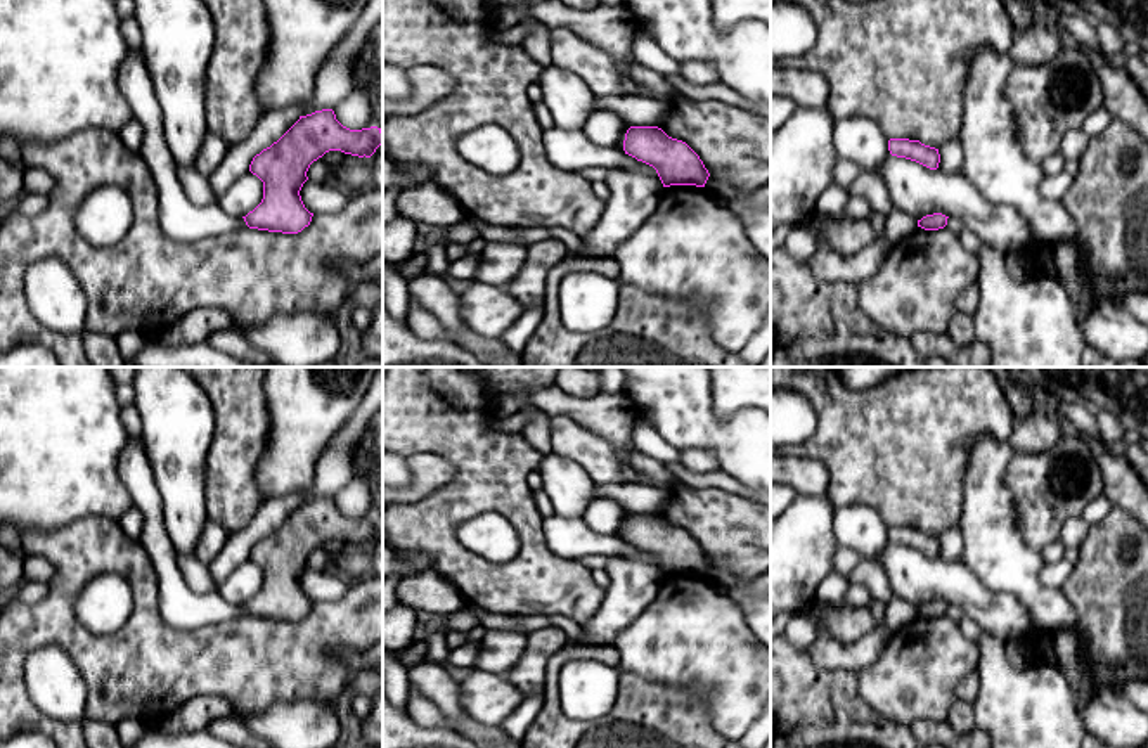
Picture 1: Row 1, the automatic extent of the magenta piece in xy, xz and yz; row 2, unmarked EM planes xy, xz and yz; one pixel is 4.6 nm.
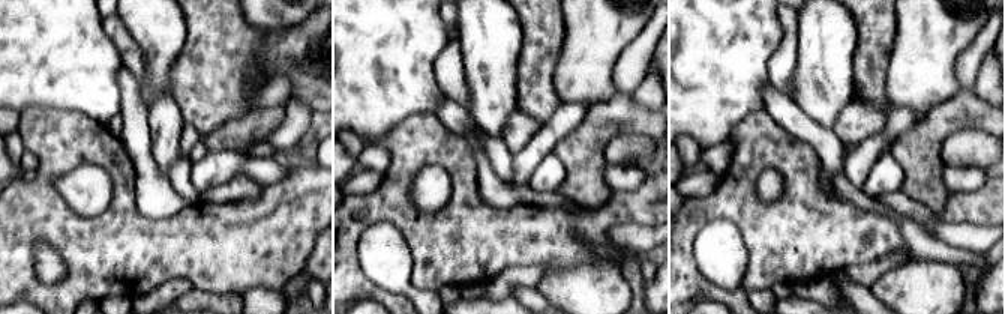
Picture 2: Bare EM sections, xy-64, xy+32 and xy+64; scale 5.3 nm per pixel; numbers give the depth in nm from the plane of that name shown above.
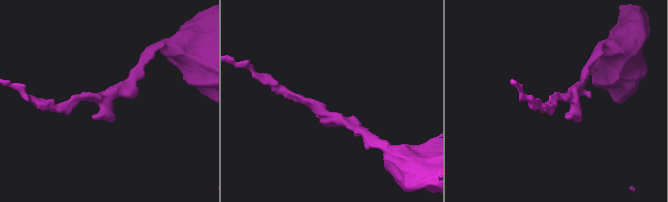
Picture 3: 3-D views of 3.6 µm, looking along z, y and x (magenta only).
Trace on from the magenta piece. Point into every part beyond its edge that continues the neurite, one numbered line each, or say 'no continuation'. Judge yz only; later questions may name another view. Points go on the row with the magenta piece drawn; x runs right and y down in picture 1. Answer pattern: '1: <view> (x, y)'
no continuation

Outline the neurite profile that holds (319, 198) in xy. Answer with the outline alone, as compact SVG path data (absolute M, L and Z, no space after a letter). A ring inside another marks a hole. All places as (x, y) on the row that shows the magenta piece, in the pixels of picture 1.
M306 180L300 190L305 208L313 213L336 213L350 201L350 190L341 184Z

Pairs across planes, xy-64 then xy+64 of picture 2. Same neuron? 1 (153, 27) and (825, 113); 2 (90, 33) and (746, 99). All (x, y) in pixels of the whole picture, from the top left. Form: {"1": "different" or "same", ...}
{"1": "same", "2": "same"}

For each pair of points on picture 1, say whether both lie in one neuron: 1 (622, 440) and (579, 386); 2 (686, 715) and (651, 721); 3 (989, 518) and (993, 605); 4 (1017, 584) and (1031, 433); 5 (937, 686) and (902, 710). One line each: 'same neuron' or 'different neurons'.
1: different neurons
2: same neuron
3: different neurons
4: different neurons
5: same neuron

